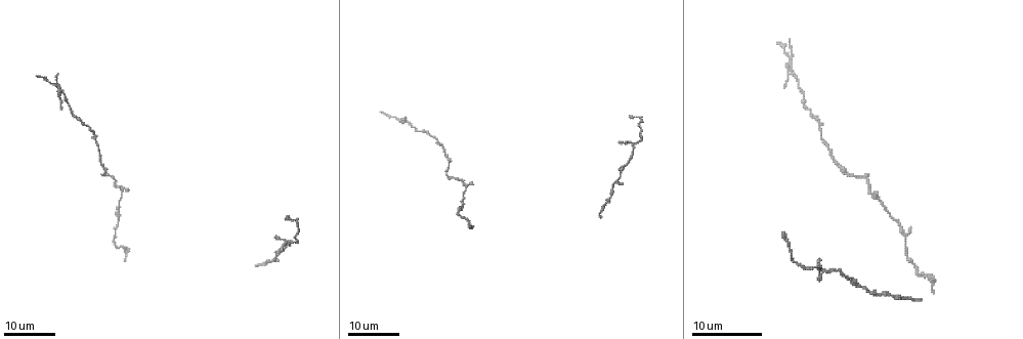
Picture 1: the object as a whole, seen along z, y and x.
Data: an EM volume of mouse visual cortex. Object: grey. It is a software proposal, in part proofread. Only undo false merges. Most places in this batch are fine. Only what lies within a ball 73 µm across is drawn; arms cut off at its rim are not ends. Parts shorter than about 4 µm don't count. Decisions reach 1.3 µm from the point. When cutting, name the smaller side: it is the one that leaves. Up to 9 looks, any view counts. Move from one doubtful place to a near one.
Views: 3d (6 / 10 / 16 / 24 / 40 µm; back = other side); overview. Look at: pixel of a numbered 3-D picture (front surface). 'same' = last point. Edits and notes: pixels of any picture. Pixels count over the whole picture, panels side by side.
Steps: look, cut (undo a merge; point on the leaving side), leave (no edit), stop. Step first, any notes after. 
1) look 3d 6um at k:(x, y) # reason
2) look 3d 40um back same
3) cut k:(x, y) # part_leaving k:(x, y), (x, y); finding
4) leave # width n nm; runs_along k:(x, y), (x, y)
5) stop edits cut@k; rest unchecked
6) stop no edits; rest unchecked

look 3d 24um at 1:(447, 177) # thick turns thin

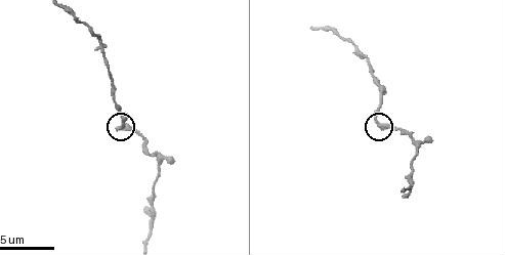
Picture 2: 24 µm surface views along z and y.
look 3d 10um at 2:(381, 123)

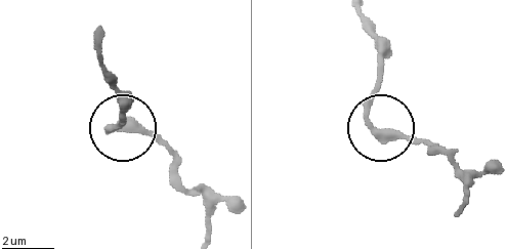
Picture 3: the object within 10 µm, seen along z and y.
leave # one cell here

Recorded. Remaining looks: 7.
look 3d 6um at 2:(153, 223) # three-way junction

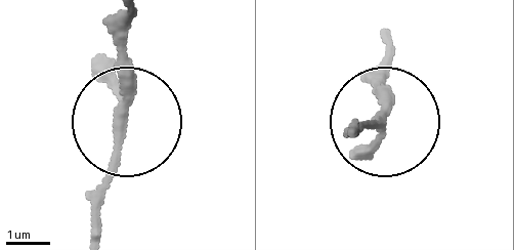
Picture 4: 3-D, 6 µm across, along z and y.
leave # runs_along 4:(353, 132), (386, 122), (386, 48); continuous, no second cell

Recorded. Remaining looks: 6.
look 3d 24um at 1:(636, 143) # four-way junction

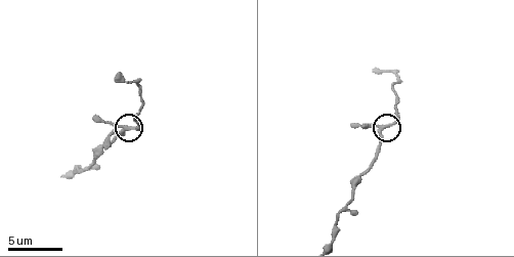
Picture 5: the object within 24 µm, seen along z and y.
look 3d 6um at 5:(123, 126) # closer look

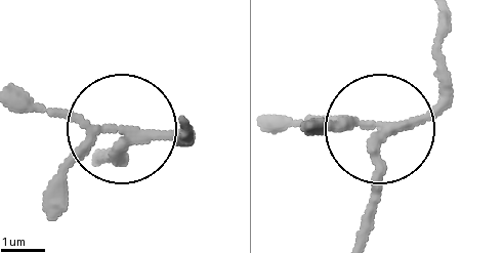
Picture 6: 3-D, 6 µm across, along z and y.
leave # arms 4; one cell here

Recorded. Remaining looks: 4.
look 3d 10um at 5:(94, 158) # calibre changes

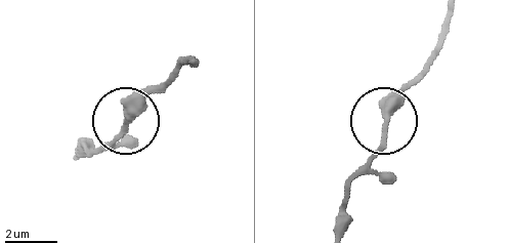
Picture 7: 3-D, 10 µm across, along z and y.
leave # one cell here

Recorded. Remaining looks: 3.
stop no edits; rest unchecked

